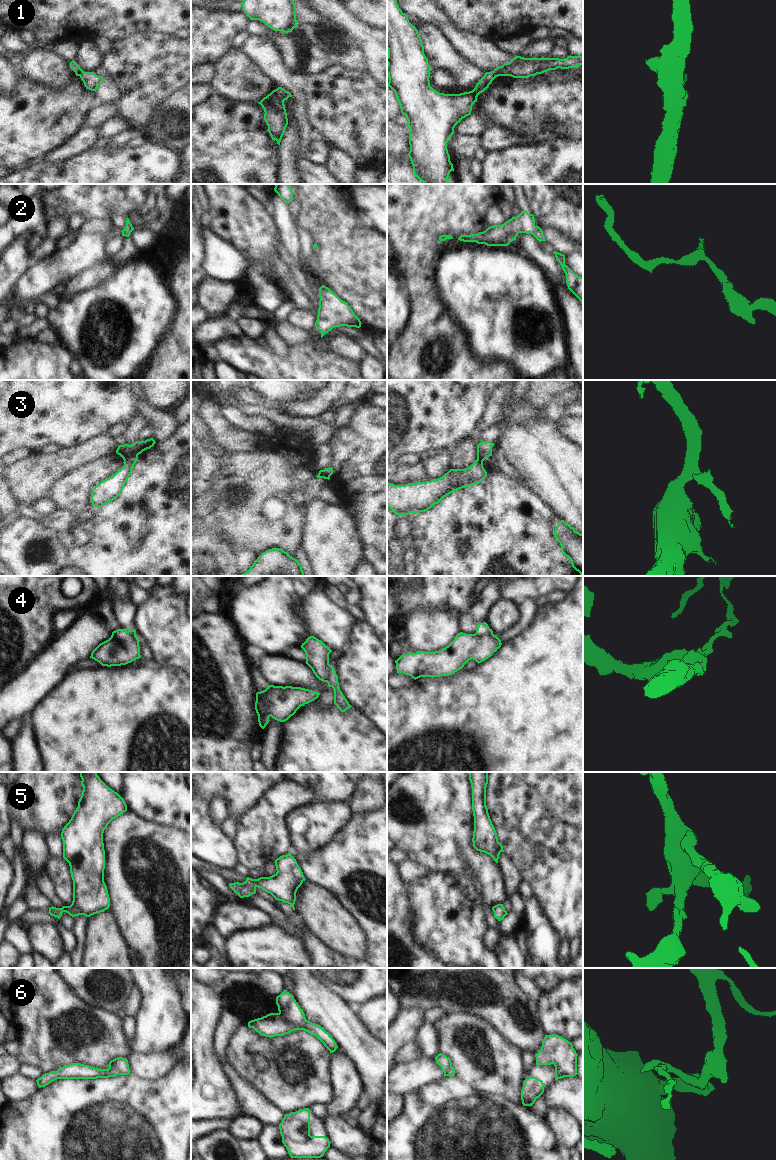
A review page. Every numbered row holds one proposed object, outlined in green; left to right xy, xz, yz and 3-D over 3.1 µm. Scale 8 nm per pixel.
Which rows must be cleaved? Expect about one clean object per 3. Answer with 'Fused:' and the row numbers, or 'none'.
Fused: 1, 3, 4, 6

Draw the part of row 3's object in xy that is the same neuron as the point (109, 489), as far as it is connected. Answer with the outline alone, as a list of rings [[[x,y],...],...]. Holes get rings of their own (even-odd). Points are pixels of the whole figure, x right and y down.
[[[133,456],[124,460],[124,466],[120,470],[92,489],[91,503],[93,506],[100,508],[115,500],[121,494],[137,459],[138,456]]]

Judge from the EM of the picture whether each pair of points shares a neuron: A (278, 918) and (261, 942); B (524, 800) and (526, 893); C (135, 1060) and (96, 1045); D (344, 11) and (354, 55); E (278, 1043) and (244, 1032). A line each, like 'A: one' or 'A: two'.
A: two
B: two
C: two
D: two
E: one

